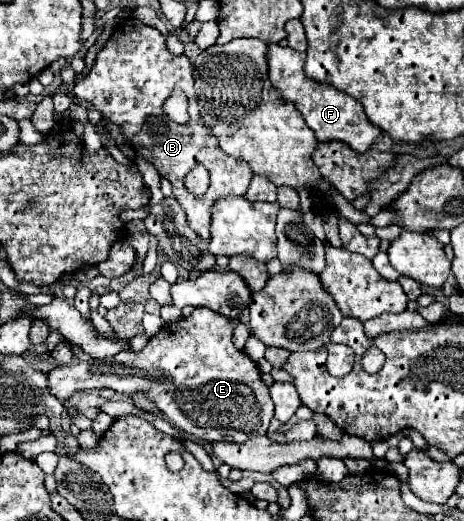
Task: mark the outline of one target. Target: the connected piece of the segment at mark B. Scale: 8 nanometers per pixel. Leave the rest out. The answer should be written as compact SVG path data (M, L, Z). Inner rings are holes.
M128 17L118 23L118 29L112 33L104 49L96 55L92 71L74 87L74 95L80 99L86 99L94 103L94 107L114 123L122 127L122 133L126 135L126 141L132 145L132 149L146 157L156 171L170 179L174 187L174 195L178 203L188 213L188 221L204 241L210 237L210 221L208 221L208 209L212 209L212 201L216 197L226 195L244 195L250 179L252 169L246 161L234 159L228 153L224 153L216 141L216 137L210 133L210 129L200 121L200 109L198 109L198 97L194 91L194 67L188 57L174 57L164 43L164 35L144 25L142 21ZM174 87L182 87L182 91L188 95L190 101L190 121L184 125L178 125L170 121L162 105L172 93ZM202 163L210 171L210 187L204 195L196 197L186 191L184 187L184 175L196 165Z

